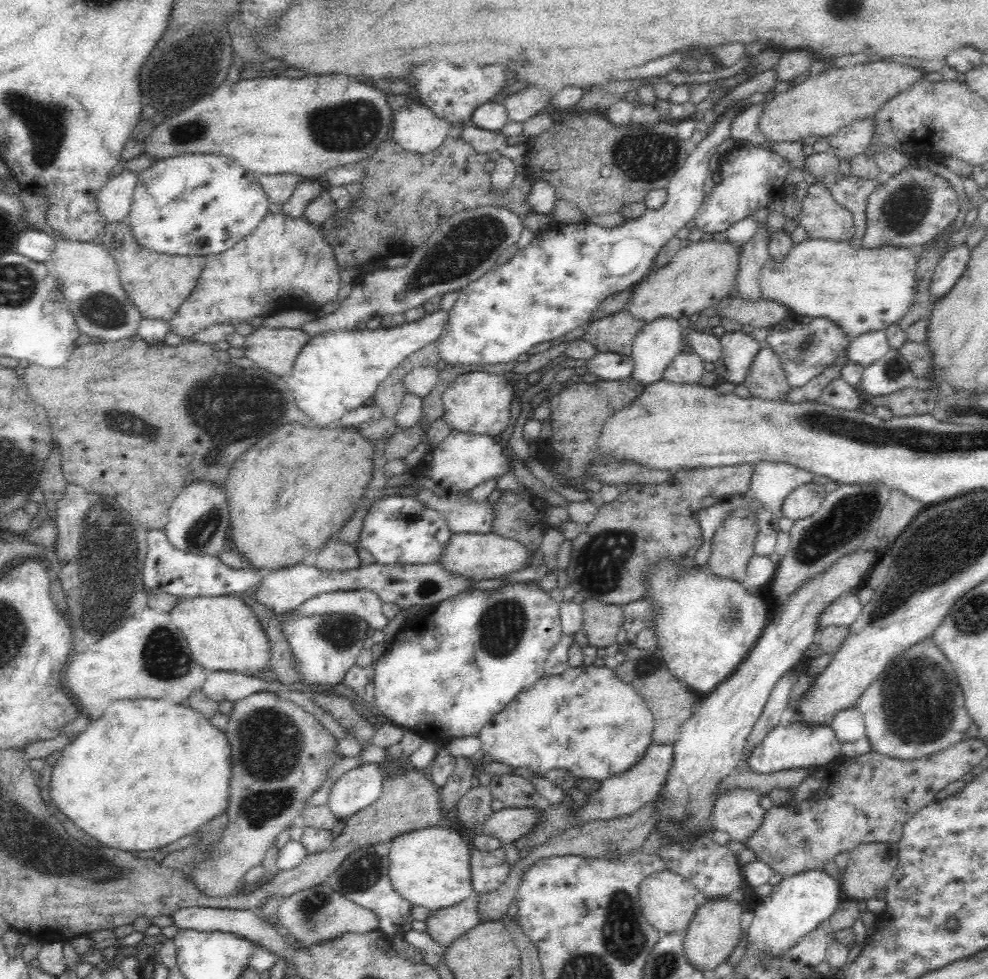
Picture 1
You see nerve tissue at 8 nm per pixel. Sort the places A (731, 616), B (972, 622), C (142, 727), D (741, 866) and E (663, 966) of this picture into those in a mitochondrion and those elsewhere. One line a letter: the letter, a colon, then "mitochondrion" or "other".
A: mitochondrion
B: mitochondrion
C: other
D: other
E: mitochondrion

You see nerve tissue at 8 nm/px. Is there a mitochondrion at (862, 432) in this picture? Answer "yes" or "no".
yes

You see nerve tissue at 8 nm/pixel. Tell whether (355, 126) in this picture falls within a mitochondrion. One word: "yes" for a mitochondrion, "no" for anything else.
yes

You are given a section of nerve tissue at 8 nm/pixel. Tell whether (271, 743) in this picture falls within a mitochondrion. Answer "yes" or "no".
yes

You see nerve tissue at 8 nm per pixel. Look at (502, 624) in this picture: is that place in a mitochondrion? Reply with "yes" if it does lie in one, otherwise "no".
yes

